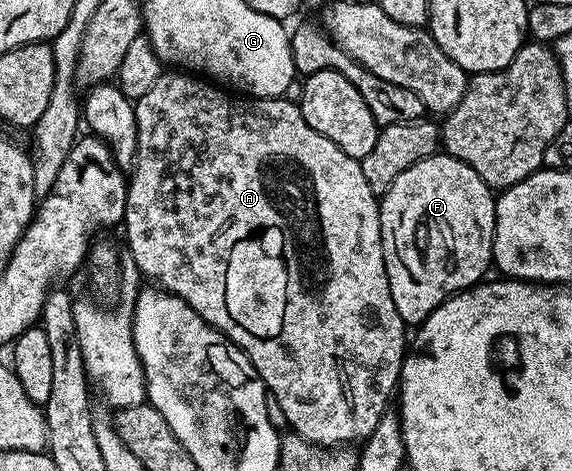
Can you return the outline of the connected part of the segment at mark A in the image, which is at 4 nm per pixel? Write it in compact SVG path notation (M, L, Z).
M170 71L158 77L148 95L134 101L134 114L136 159L126 187L124 230L135 267L150 280L147 282L191 305L213 329L241 347L268 393L280 403L293 432L327 447L350 447L365 442L372 431L376 431L376 423L380 423L382 414L387 412L389 405L386 404L389 401L391 404L395 396L402 375L402 361L408 352L408 326L400 319L396 303L392 303L380 235L380 201L372 187L368 187L368 179L364 179L361 160L344 155L332 139L308 127L295 102L268 97L235 99L225 88L186 71Z

